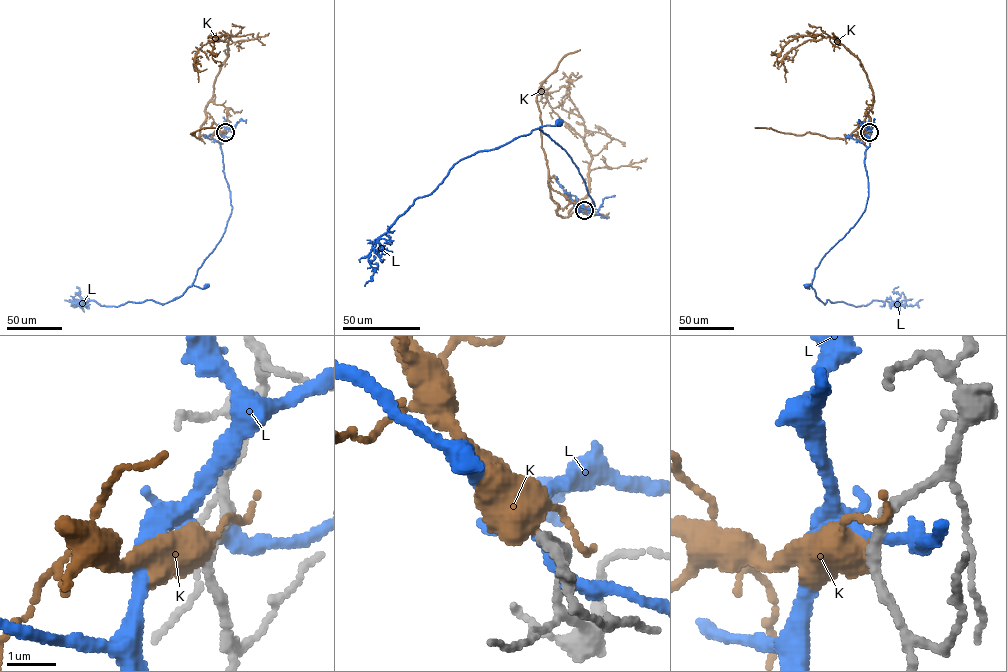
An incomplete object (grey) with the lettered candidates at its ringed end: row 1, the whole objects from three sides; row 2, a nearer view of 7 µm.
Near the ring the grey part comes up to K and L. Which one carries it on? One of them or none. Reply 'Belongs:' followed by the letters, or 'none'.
Belongs: K

